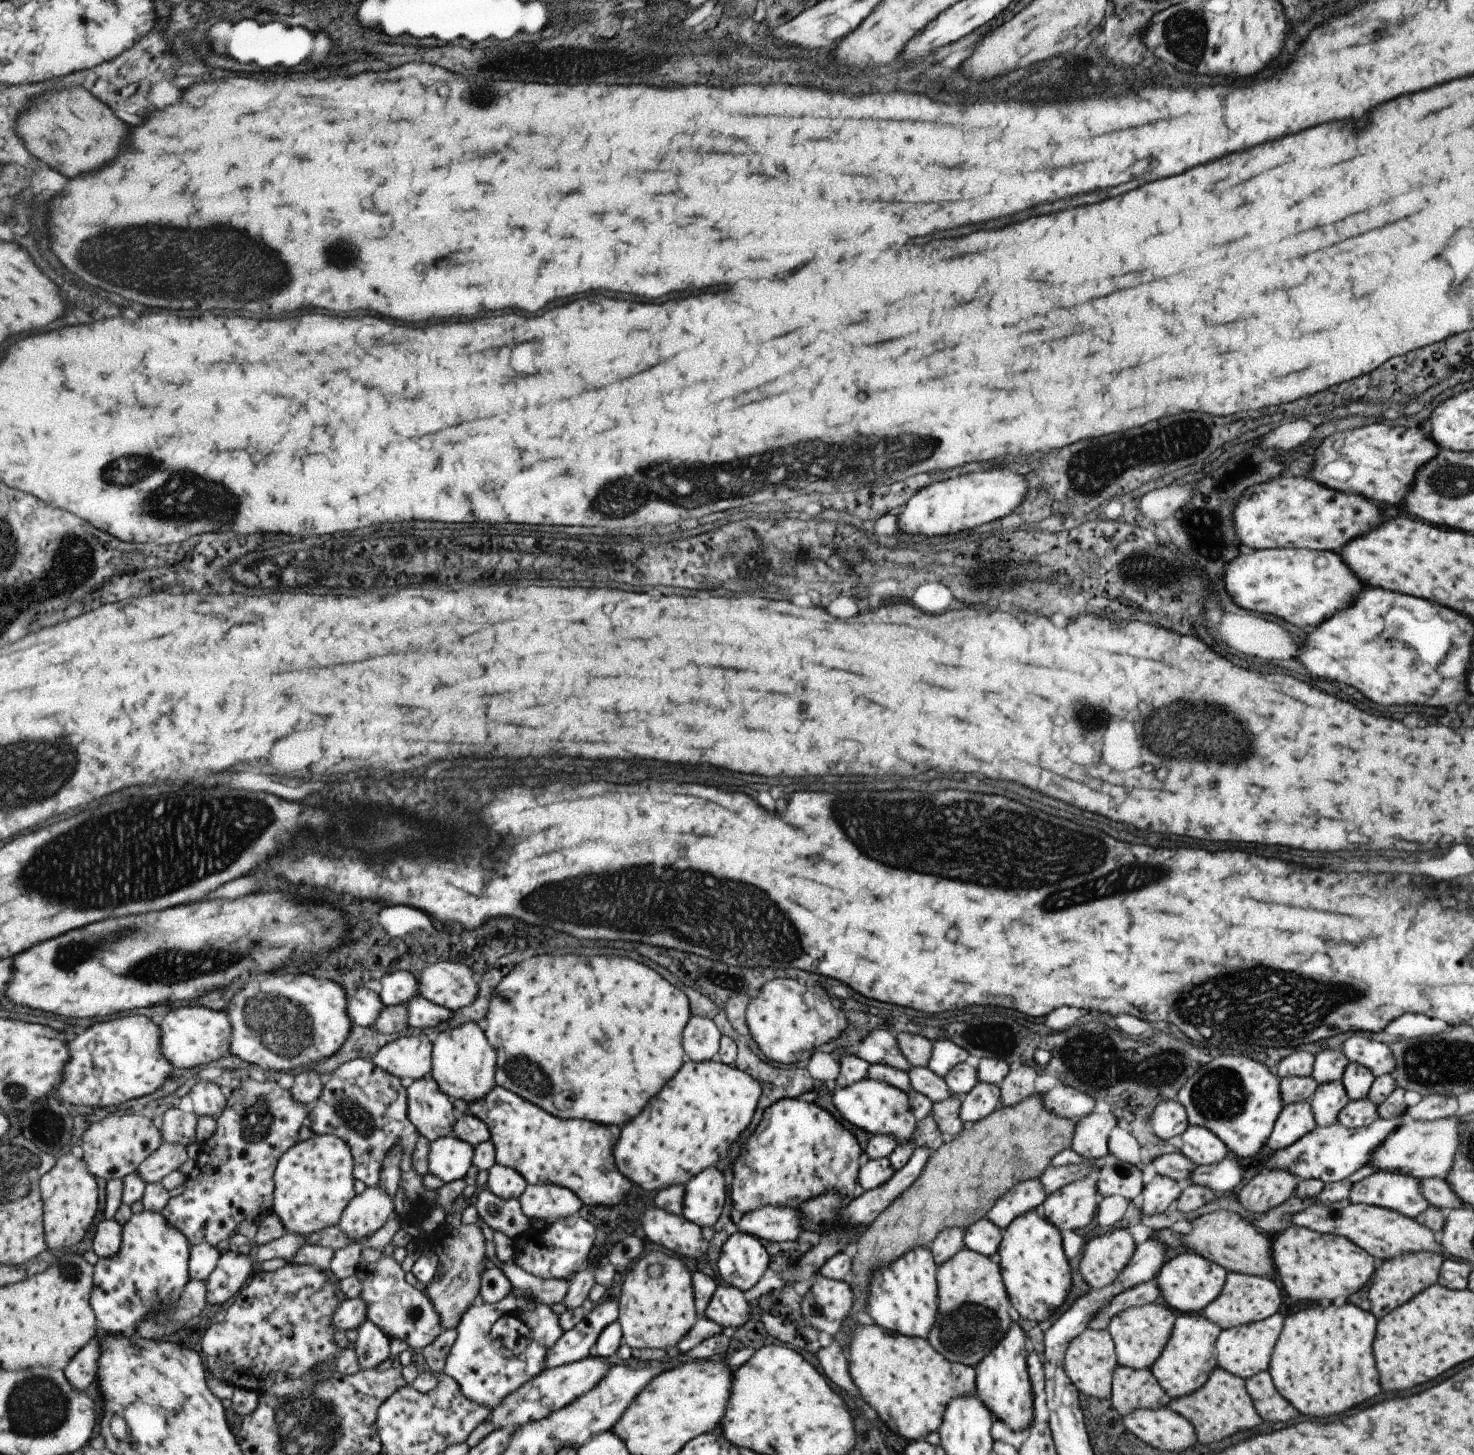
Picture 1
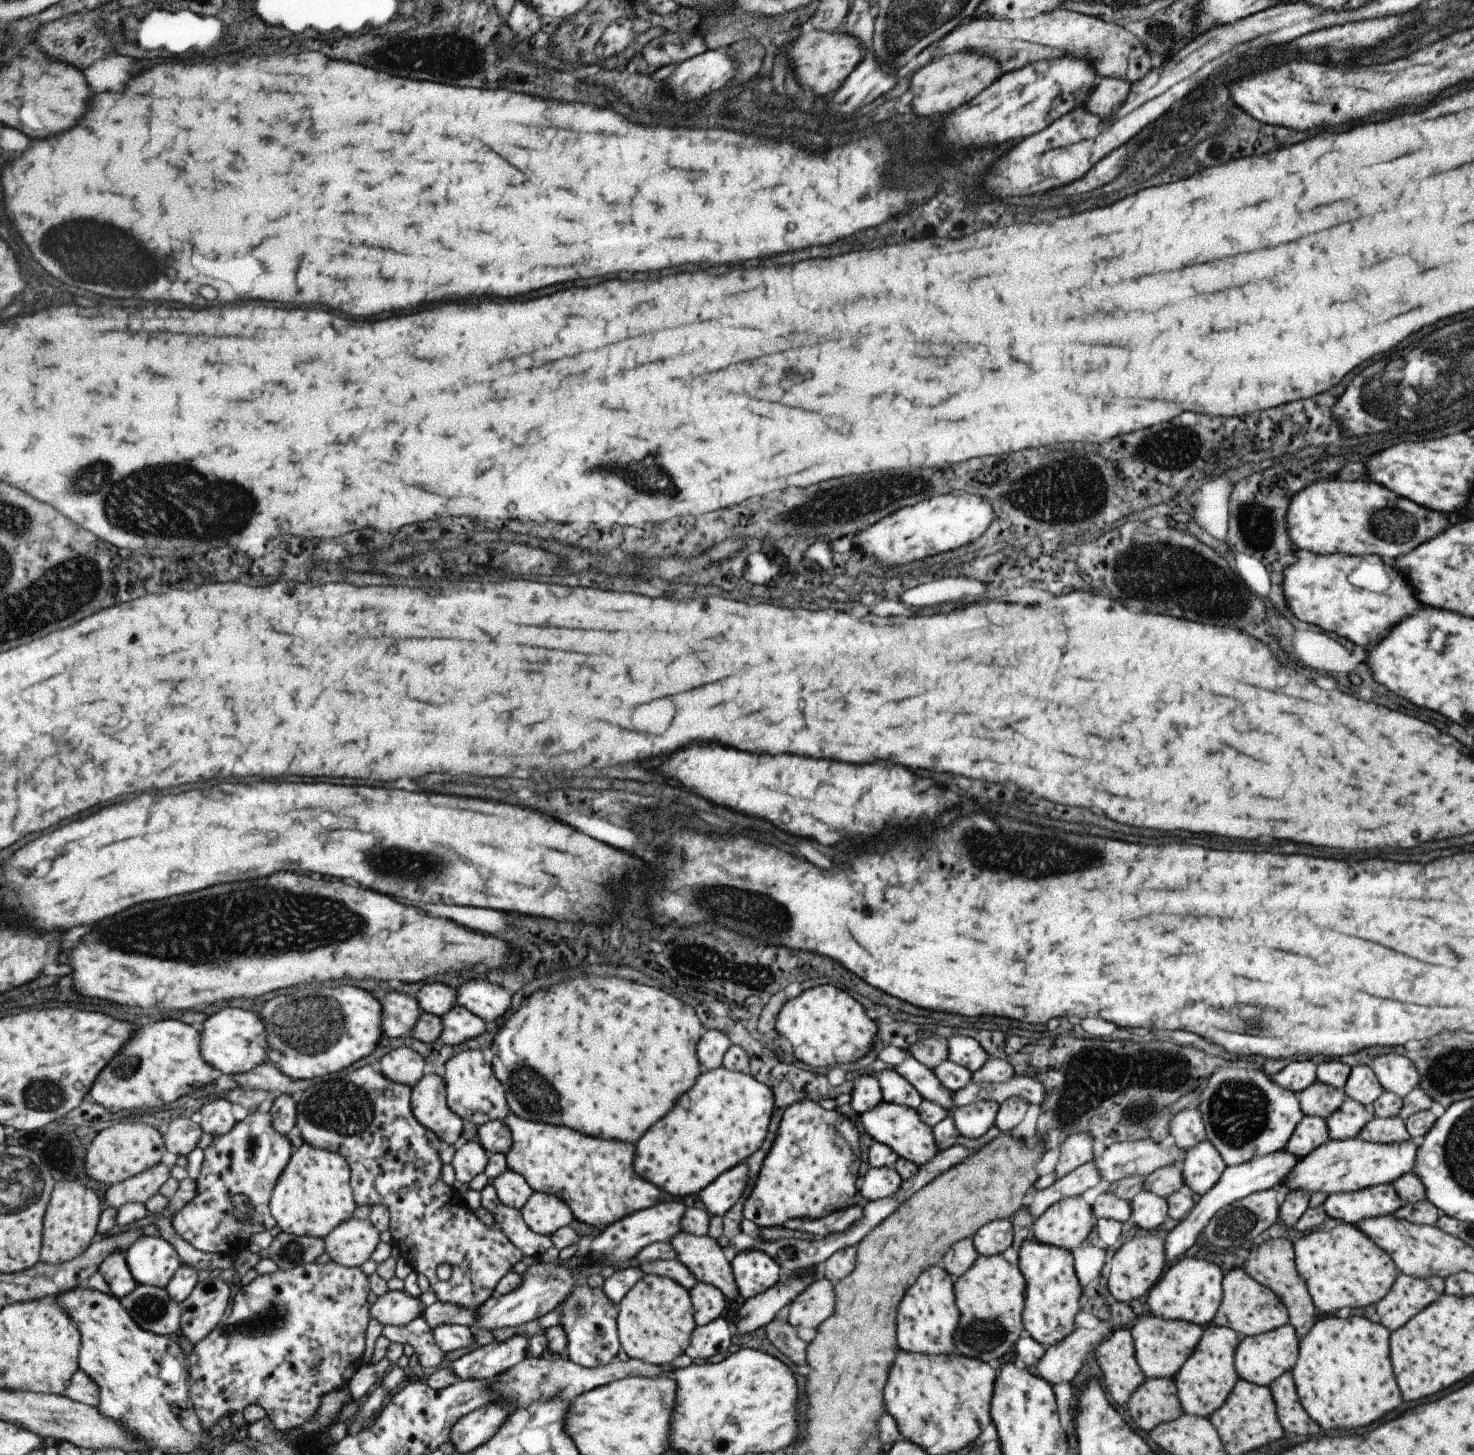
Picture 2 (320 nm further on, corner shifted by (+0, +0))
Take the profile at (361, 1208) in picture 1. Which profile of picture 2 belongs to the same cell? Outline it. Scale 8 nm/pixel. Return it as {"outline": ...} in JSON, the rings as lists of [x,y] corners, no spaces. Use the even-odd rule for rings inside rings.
{"outline":[[[354,1217],[335,1228],[325,1239],[326,1253],[342,1266],[361,1268],[377,1242],[377,1228],[368,1219]]]}

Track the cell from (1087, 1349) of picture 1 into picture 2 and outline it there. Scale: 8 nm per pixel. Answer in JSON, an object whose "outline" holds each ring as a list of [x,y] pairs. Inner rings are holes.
{"outline":[[[1128,1328],[1113,1330],[1094,1350],[1094,1358],[1103,1376],[1103,1389],[1115,1406],[1126,1405],[1131,1392],[1143,1382]]]}

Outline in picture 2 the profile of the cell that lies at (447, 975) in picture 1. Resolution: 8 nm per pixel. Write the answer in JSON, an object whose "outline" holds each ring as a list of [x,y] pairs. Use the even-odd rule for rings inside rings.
{"outline":[[[476,975],[475,979],[468,976],[465,982],[455,989],[455,1004],[465,1008],[484,1022],[493,1022],[495,1018],[499,1018],[507,1012],[507,1008],[510,1006],[510,995],[503,988],[489,984],[482,976]]]}

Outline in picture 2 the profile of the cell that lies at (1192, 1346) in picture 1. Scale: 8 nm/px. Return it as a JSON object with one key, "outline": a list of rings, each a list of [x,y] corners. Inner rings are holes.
{"outline":[[[1212,1323],[1202,1329],[1197,1346],[1193,1348],[1193,1352],[1187,1356],[1187,1360],[1181,1364],[1181,1368],[1172,1379],[1182,1412],[1207,1417],[1217,1408],[1221,1408],[1238,1380],[1233,1368],[1233,1352],[1241,1337],[1229,1328],[1217,1327]]]}

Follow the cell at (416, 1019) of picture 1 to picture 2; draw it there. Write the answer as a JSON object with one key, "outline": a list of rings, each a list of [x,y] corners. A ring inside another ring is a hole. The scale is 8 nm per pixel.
{"outline":[[[451,1006],[449,1012],[439,1016],[439,1020],[439,1040],[445,1045],[459,1045],[463,1040],[475,1038],[485,1032],[484,1021],[461,1006]]]}

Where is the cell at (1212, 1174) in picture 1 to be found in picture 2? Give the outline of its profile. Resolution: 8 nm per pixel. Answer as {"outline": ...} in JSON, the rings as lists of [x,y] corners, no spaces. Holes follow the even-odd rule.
{"outline":[[[1177,1165],[1157,1168],[1154,1172],[1143,1177],[1142,1191],[1151,1192],[1163,1200],[1167,1200],[1173,1192],[1182,1190],[1186,1191],[1181,1168]]]}

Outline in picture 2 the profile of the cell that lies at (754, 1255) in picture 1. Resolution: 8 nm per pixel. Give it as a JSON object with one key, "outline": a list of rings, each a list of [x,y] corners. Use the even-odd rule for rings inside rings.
{"outline":[[[749,1249],[738,1252],[729,1262],[741,1298],[753,1298],[781,1279],[779,1266],[765,1252]]]}

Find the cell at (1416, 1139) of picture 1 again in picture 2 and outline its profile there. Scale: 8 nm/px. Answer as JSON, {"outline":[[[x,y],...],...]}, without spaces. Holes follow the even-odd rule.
{"outline":[[[1358,1137],[1347,1139],[1328,1139],[1323,1145],[1301,1158],[1291,1172],[1287,1172],[1283,1184],[1287,1191],[1301,1190],[1305,1194],[1323,1192],[1354,1192],[1381,1184],[1393,1183],[1403,1174],[1412,1173],[1415,1168],[1418,1139],[1411,1137],[1403,1142],[1378,1144],[1364,1142]]]}

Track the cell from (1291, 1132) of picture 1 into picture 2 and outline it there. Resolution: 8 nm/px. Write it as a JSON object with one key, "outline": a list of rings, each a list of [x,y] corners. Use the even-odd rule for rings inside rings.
{"outline":[[[1304,1115],[1297,1122],[1284,1150],[1297,1158],[1304,1158],[1309,1152],[1327,1142],[1328,1139],[1325,1119]]]}

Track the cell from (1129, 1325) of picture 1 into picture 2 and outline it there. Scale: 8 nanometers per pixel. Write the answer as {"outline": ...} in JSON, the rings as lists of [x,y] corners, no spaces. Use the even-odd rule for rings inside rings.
{"outline":[[[1141,1316],[1128,1328],[1133,1340],[1133,1356],[1145,1378],[1169,1378],[1177,1373],[1181,1364],[1197,1346],[1203,1329],[1195,1324],[1179,1320],[1163,1320],[1157,1316]]]}

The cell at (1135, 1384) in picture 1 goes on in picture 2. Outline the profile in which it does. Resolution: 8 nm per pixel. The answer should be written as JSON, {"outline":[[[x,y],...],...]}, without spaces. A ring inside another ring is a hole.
{"outline":[[[1145,1378],[1126,1403],[1137,1428],[1149,1433],[1157,1424],[1170,1422],[1183,1412],[1176,1396],[1173,1379]]]}

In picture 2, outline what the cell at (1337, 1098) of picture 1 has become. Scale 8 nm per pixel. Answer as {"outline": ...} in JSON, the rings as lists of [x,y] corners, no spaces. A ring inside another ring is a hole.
{"outline":[[[1347,1098],[1335,1112],[1331,1112],[1325,1118],[1328,1137],[1330,1139],[1357,1137],[1359,1130],[1371,1120],[1372,1116],[1361,1104]]]}

